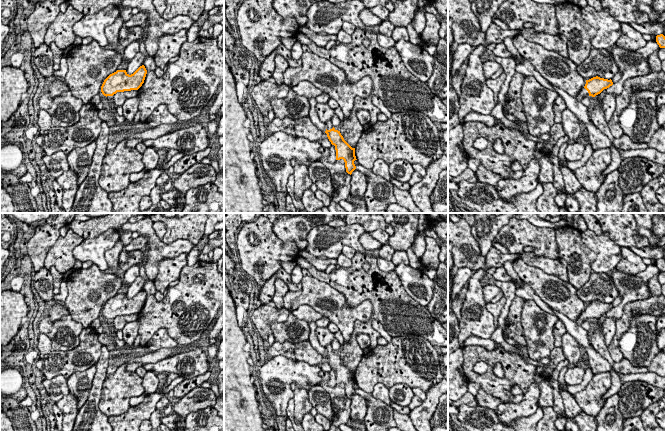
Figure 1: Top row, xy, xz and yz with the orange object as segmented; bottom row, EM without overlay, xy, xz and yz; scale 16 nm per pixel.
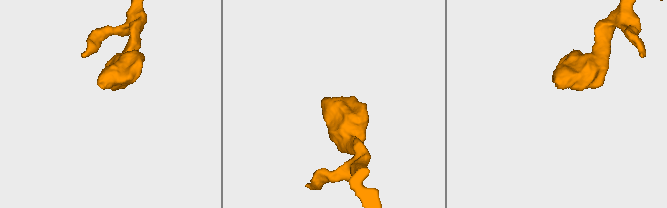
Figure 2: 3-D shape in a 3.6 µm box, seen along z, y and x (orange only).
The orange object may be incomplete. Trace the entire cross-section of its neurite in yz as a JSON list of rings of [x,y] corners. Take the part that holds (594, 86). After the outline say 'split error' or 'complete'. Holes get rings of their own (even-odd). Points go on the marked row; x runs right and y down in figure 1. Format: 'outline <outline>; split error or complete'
outline [[[598,76],[593,77],[589,80],[586,80],[585,86],[581,89],[581,91],[576,96],[576,99],[581,102],[584,97],[592,96],[600,94],[604,89],[609,88],[613,85],[612,80],[600,78]]]; split error

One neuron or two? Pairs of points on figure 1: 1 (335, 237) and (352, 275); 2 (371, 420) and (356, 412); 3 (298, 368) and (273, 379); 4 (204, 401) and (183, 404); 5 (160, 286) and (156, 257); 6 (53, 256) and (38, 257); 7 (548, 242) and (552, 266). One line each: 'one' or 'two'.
1: two
2: two
3: one
4: one
5: two
6: two
7: two

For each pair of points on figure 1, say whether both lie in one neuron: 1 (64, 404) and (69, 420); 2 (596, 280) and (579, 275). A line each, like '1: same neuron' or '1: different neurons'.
1: same neuron
2: different neurons

